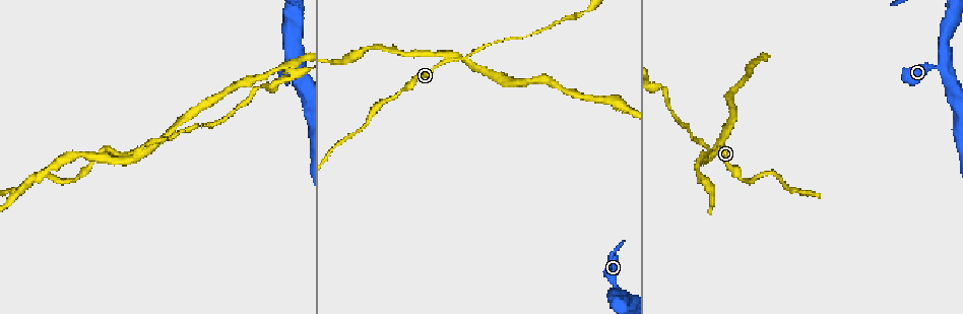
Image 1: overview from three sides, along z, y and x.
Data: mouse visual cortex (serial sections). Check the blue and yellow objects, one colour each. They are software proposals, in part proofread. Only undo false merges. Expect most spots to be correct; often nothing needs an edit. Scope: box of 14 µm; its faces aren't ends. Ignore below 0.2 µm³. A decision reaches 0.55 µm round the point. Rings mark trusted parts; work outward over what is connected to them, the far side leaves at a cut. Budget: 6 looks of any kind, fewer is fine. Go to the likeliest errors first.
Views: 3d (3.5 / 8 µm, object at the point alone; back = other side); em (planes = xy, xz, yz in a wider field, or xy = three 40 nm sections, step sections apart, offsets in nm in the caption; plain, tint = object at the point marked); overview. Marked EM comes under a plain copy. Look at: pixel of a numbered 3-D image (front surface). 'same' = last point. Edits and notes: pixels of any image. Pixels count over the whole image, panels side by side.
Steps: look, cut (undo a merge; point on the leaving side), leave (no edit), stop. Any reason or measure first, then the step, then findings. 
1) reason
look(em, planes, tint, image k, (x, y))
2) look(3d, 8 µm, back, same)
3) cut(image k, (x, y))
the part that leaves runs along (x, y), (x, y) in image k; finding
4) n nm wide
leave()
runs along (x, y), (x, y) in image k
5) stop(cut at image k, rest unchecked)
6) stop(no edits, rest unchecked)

three-way junction
look(3d, 3.5 µm, image 1, (139, 150))

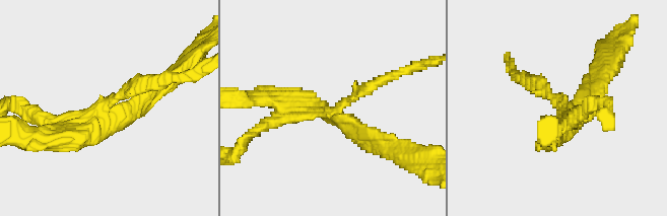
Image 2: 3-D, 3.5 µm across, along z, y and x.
cut(image 2, (30, 147))
the part that leaves runs along (55, 125), (83, 135), (136, 110) in image 2; two cells meet here

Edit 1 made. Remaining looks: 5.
a narrow waist
look(em, xy, step 2, tint, image 1, (942, 67))

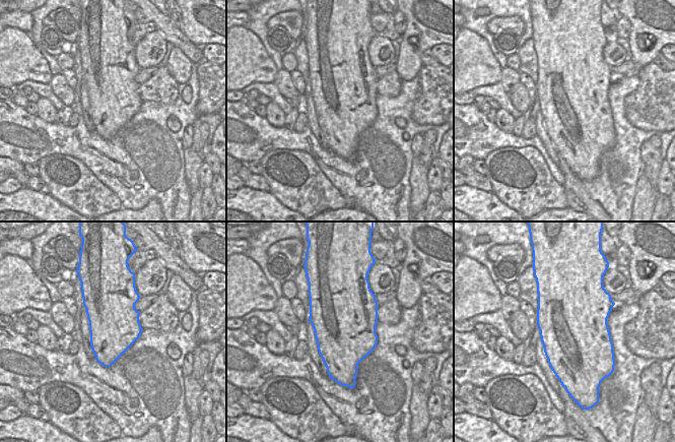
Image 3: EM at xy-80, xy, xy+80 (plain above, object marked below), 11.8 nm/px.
look(3d, 3.5 µm, same)

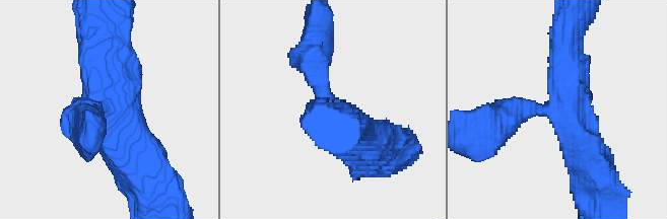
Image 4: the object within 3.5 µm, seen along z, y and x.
leave()
runs along (314, 51), (329, 114), (357, 137) in image 4; all the same cell

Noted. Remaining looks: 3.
thin neck
look(3d, 3.5 µm, image 1, (521, 38))

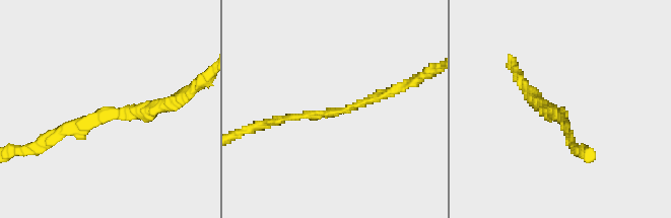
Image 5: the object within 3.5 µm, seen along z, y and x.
arms of 150, 200 nm
look(em, xy, step 3, tint, image 5, (561, 115))

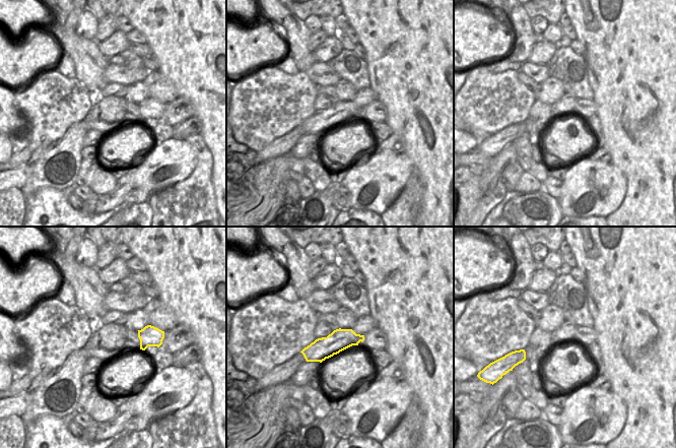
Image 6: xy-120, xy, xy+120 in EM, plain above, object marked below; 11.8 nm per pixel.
leave()
runs along (57, 139), (75, 123), (176, 98) in image 5; all the same cell

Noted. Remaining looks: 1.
stop(cut at image 2, rest unchecked)

